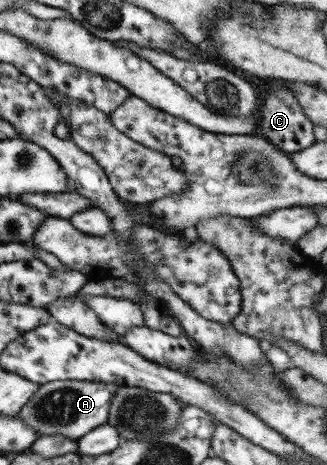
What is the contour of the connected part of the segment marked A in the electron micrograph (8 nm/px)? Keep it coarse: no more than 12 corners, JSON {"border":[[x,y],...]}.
{"border":[[42,384],[18,417],[37,436],[79,440],[106,423],[118,386]]}

